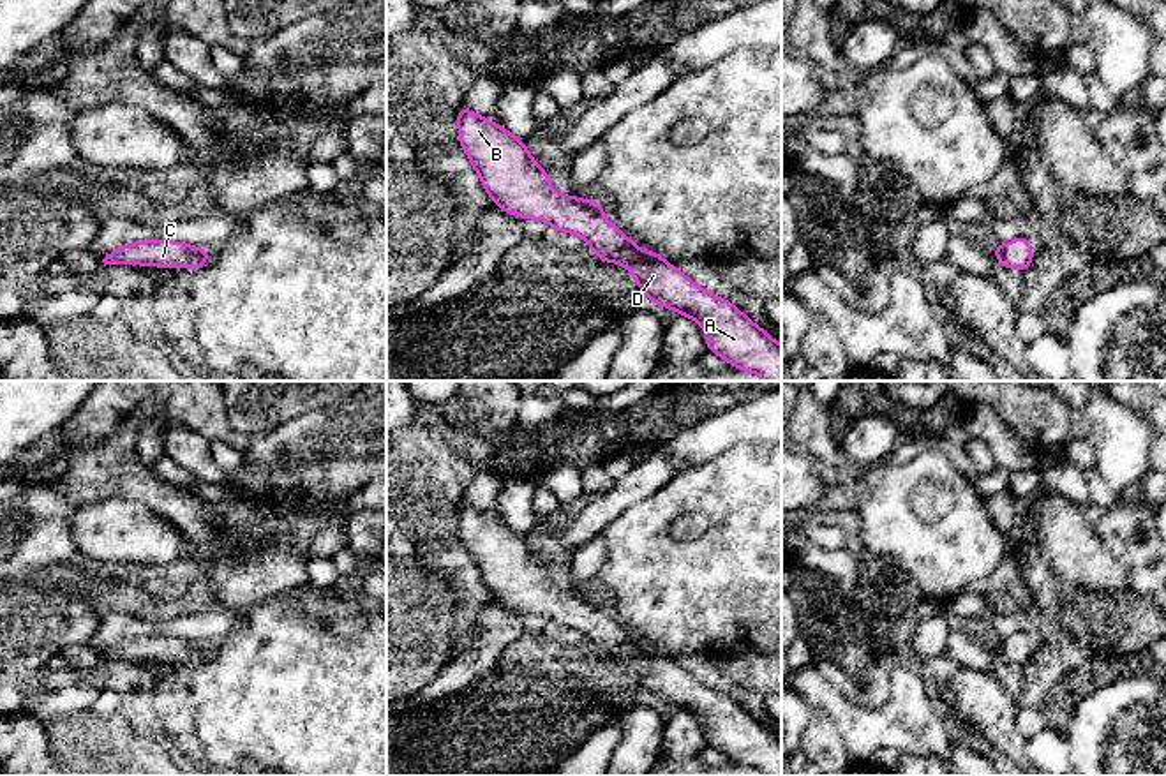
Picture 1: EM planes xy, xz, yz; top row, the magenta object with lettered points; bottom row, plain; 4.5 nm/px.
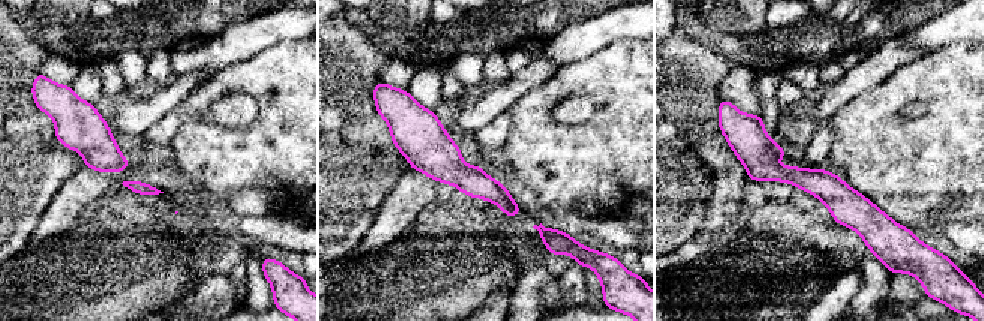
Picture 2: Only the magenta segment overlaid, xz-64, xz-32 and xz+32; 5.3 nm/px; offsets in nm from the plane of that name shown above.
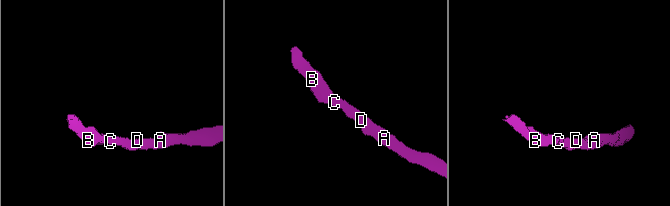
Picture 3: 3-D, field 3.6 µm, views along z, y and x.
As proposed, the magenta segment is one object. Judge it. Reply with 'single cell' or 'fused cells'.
single cell

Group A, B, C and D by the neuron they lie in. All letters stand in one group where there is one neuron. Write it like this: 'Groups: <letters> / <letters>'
Groups: A B C D

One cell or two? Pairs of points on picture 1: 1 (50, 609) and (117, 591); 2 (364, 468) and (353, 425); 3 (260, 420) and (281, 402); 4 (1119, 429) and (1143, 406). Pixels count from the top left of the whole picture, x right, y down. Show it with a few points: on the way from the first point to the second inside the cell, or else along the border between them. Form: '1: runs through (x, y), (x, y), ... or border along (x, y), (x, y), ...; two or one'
1: border along (64, 591), (85, 598), (97, 609); two
2: border along (367, 455), (321, 459); two
3: runs through (265, 415), (276, 404); one
4: border along (1115, 399), (1138, 411), (1147, 422); two

